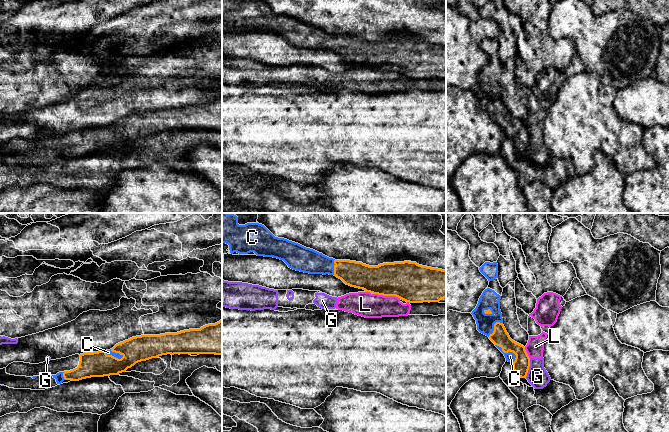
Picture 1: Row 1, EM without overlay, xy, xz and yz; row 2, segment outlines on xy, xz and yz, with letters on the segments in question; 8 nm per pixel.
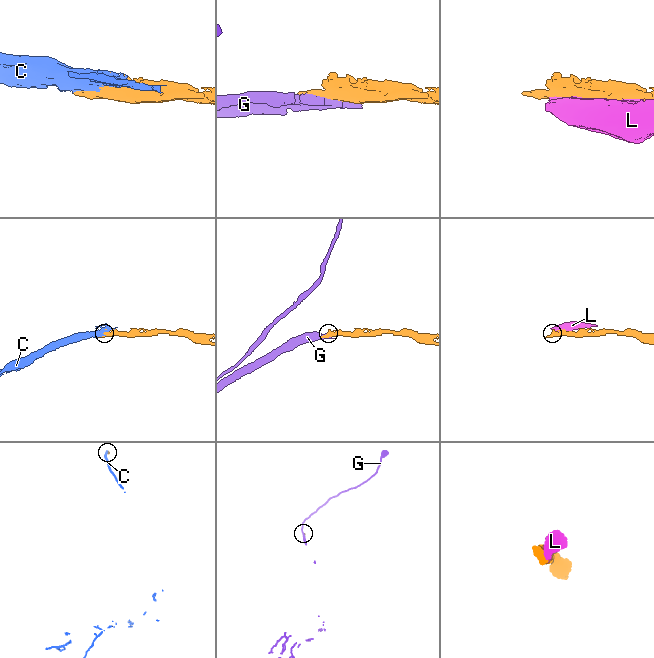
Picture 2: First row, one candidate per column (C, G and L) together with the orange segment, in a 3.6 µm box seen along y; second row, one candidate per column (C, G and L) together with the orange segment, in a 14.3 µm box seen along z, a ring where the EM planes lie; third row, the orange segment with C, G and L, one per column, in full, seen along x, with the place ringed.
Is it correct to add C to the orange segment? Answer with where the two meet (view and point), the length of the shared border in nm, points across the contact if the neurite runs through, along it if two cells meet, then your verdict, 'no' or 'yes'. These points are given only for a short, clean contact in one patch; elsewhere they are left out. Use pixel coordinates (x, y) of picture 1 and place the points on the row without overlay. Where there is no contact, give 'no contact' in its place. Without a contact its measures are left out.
xy (113, 132) | 170 nm | yes

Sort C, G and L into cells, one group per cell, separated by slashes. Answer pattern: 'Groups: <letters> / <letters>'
Groups: C / G L

